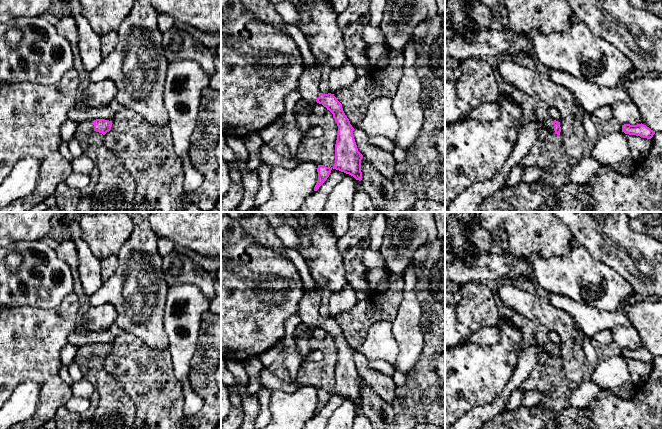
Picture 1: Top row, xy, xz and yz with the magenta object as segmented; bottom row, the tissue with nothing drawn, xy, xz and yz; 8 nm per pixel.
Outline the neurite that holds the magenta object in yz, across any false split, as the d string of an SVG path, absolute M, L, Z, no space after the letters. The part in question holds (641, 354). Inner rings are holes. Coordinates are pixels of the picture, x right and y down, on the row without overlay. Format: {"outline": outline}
{"outline": "M624 348L622 349L622 356L629 359L636 359L643 362L651 363L655 358L655 355L651 354L644 348L630 349Z"}

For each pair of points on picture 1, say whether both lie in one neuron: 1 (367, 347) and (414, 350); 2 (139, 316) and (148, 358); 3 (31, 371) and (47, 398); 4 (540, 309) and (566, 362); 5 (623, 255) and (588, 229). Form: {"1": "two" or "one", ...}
{"1": "two", "2": "two", "3": "one", "4": "one", "5": "one"}

